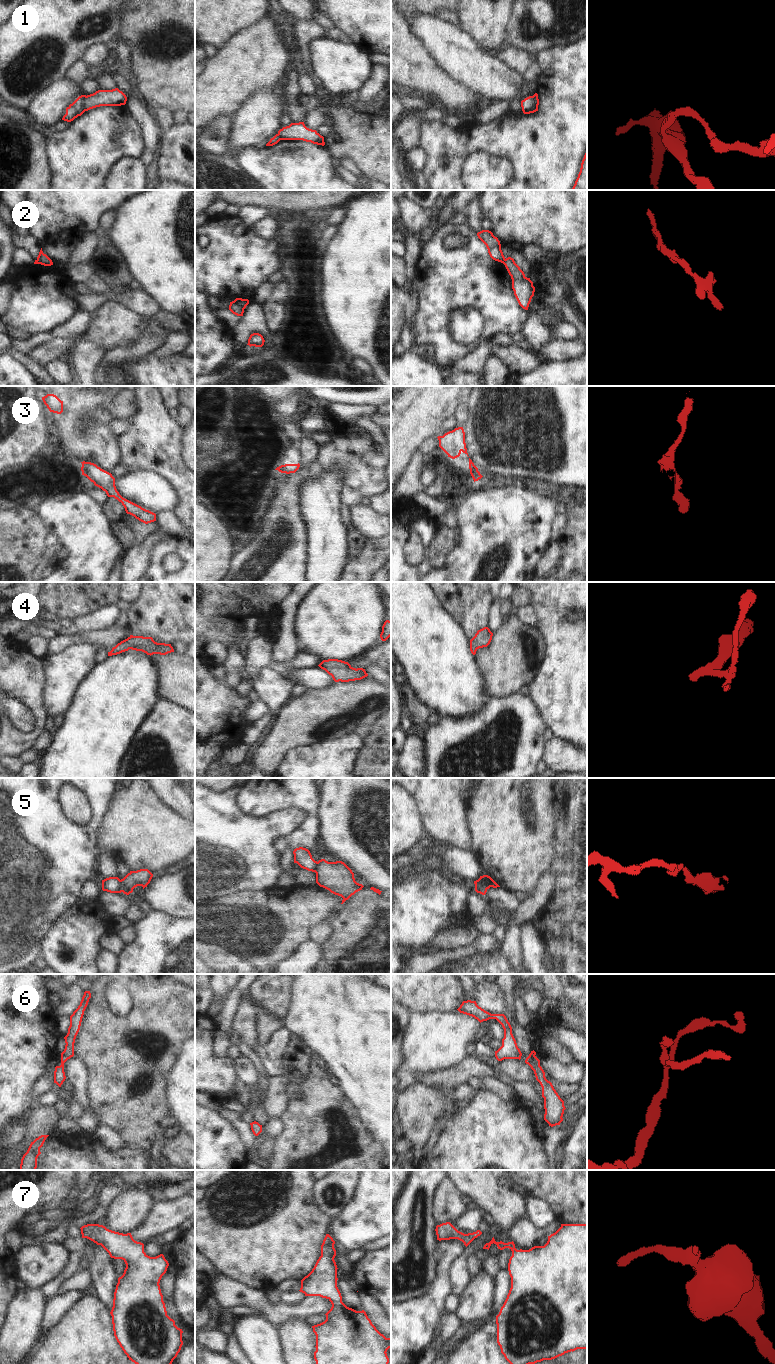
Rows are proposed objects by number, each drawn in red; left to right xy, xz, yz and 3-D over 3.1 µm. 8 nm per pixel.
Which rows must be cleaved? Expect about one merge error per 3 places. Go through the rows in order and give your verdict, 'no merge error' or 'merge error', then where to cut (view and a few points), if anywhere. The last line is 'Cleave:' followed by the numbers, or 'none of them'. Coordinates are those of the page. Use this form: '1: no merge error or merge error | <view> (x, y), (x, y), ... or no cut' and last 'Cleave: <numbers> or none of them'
1: merge error | xy (84, 95), (82, 100), (83, 111)
2: merge error | xz (233, 301), (243, 309)
3: no merge error | no cut
4: no merge error | no cut
5: merge error | yz (476, 880), (478, 884), (484, 885), (487, 888)
6: no merge error | no cut
7: no merge error | no cut
Cleave: 1, 2, 5

